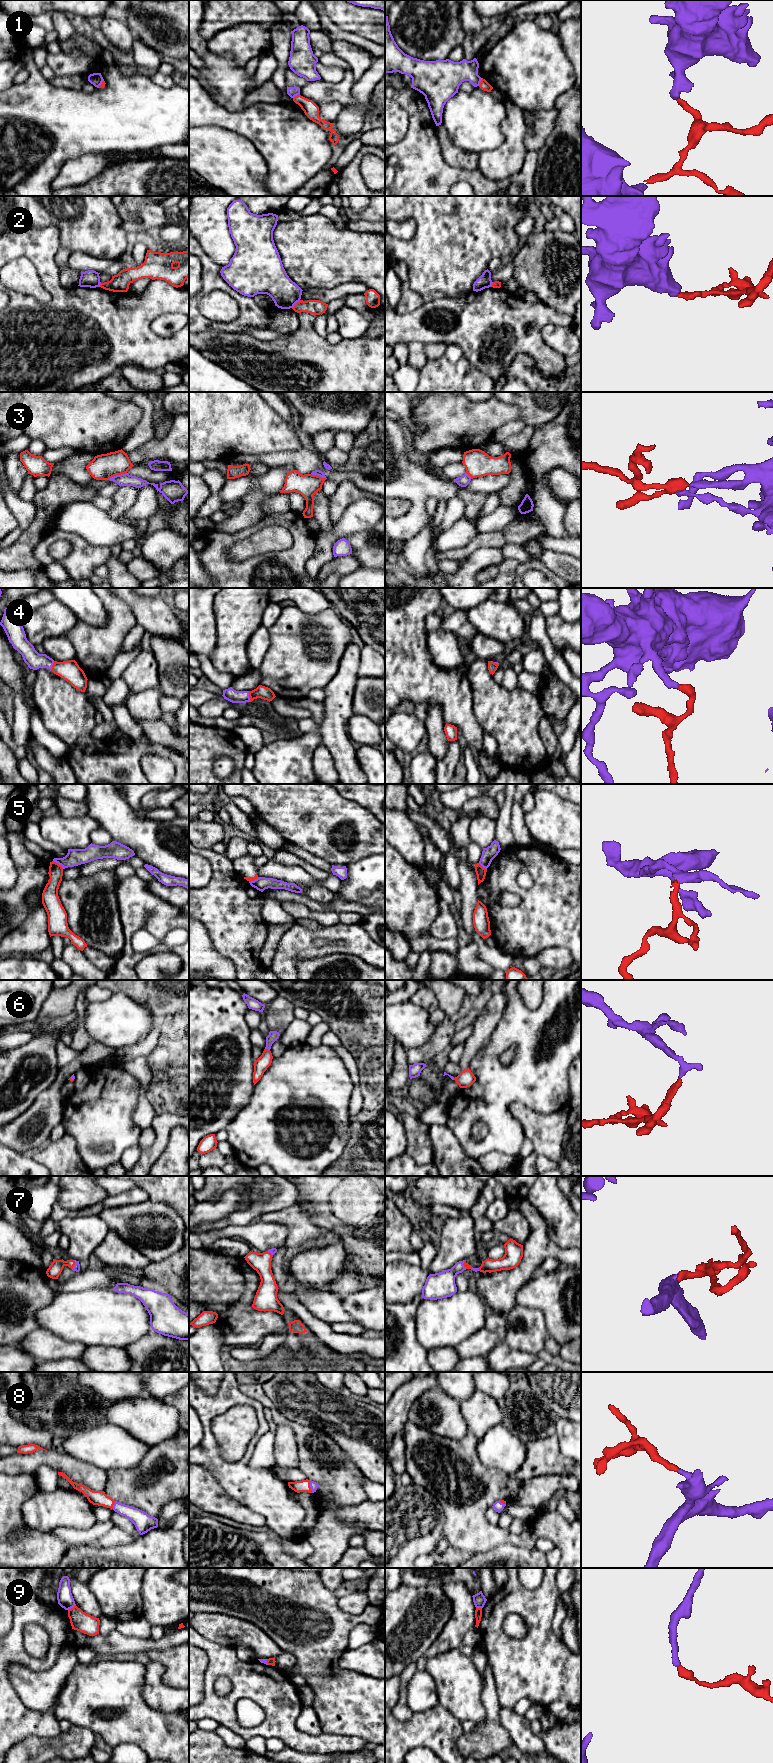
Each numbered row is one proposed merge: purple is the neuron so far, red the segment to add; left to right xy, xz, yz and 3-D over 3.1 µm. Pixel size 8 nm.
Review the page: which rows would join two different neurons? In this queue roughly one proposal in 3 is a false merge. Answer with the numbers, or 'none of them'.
1, 2, 5, 9

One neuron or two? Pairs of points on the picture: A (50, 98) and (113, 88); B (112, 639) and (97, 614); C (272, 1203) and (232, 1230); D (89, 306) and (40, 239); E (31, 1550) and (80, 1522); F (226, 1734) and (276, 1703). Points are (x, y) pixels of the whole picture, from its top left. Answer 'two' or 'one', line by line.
A: one
B: two
C: two
D: one
E: two
F: two

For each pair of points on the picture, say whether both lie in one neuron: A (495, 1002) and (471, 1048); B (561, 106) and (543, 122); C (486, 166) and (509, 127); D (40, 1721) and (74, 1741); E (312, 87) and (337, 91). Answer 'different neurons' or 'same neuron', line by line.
A: same neuron
B: different neurons
C: same neuron
D: different neurons
E: same neuron

